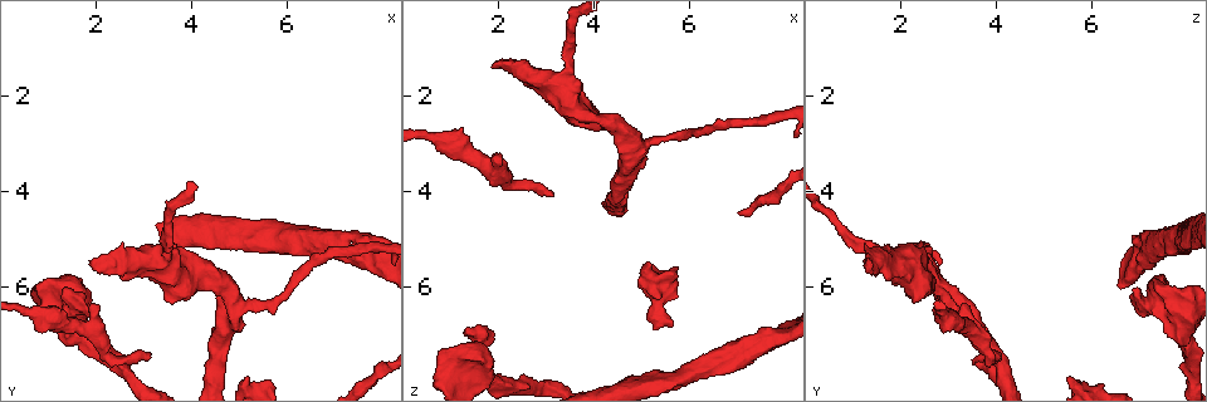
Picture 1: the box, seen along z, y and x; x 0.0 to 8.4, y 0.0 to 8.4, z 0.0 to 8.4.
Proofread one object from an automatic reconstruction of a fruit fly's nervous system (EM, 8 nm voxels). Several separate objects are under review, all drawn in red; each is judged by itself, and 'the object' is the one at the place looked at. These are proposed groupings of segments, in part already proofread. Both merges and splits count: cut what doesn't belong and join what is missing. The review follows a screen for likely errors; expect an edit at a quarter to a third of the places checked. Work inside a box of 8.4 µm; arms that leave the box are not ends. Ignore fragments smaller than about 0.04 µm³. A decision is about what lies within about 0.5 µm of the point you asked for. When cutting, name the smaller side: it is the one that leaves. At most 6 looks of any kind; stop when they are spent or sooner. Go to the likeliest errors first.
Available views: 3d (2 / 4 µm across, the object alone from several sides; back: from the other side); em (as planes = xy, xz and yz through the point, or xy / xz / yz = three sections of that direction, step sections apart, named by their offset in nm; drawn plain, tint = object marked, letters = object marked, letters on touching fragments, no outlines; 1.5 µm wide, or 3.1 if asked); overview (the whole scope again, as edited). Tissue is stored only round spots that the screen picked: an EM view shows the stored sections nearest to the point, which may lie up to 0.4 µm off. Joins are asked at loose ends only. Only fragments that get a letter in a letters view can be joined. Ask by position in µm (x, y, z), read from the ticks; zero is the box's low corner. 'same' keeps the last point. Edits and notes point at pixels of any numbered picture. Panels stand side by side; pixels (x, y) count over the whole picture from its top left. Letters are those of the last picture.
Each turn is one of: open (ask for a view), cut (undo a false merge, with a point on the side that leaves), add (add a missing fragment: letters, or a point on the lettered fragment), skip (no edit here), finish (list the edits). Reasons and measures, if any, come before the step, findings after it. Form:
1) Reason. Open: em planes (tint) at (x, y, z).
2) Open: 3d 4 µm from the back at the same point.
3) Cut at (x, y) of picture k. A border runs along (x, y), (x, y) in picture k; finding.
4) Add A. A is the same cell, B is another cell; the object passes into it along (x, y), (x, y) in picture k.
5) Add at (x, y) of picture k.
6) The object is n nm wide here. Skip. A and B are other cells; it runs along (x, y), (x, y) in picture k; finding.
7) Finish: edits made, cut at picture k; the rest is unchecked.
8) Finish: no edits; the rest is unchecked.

Stops while still wide. Open: 3d 4 µm at (1.95, 5.50, 1.45).

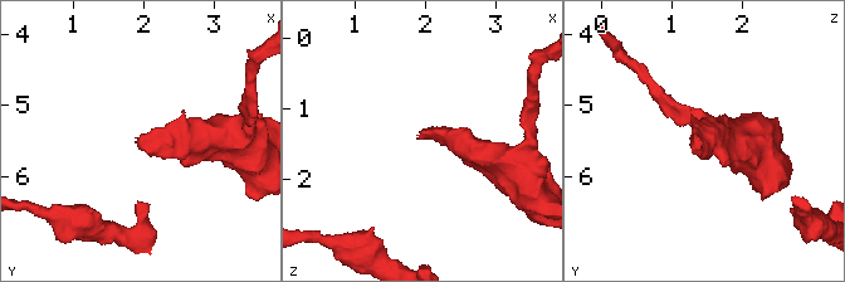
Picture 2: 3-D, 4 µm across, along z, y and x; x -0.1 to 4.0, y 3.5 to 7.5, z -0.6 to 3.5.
Open: em planes (letters) at (1.90, 5.50, 1.40).

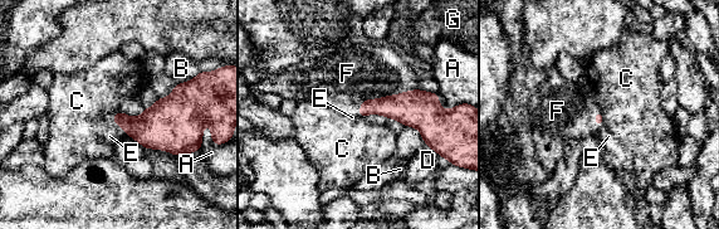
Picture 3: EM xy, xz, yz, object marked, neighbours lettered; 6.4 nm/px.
Add F. F is the same cell, A, B, C, D, E and G are other cells; the object passes into it along (416, 108), (386, 96), (356, 71) in picture 3; it goes on there.

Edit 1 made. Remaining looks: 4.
Stops while still wide. Open: 3d 2 µm at (1.95, 6.60, 7.00).

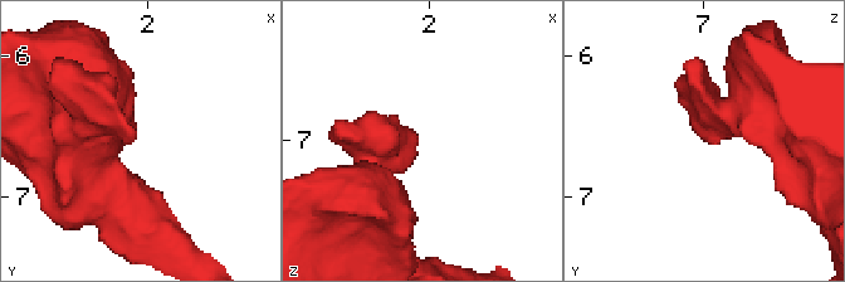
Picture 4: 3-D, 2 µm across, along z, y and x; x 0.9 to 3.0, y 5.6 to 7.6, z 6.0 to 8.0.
Open: em planes (letters) at (1.90, 6.60, 7.04).

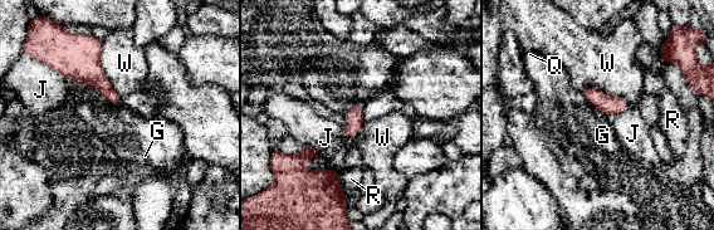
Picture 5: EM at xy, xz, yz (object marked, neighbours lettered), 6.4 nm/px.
Skip. G, J, Q, R and W are other cells; a border runs along (596, 107), (607, 116) in picture 5; no lettered fragment goes on from it.

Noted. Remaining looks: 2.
Stops while still wide. Open: em planes (letters) at (1.90, 6.35, 3.25).

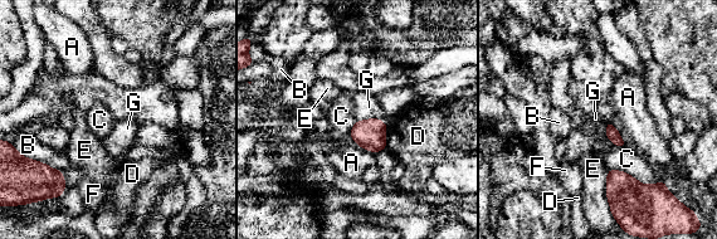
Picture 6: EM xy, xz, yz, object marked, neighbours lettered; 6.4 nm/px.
Skip. A, B, C, D, E, F and G are other cells; a border runs along (356, 120), (380, 118), (385, 123) in picture 6; no lettered fragment goes on from it.

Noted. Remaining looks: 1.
Finish: edits made, add at picture 3; the rest is unchecked.

